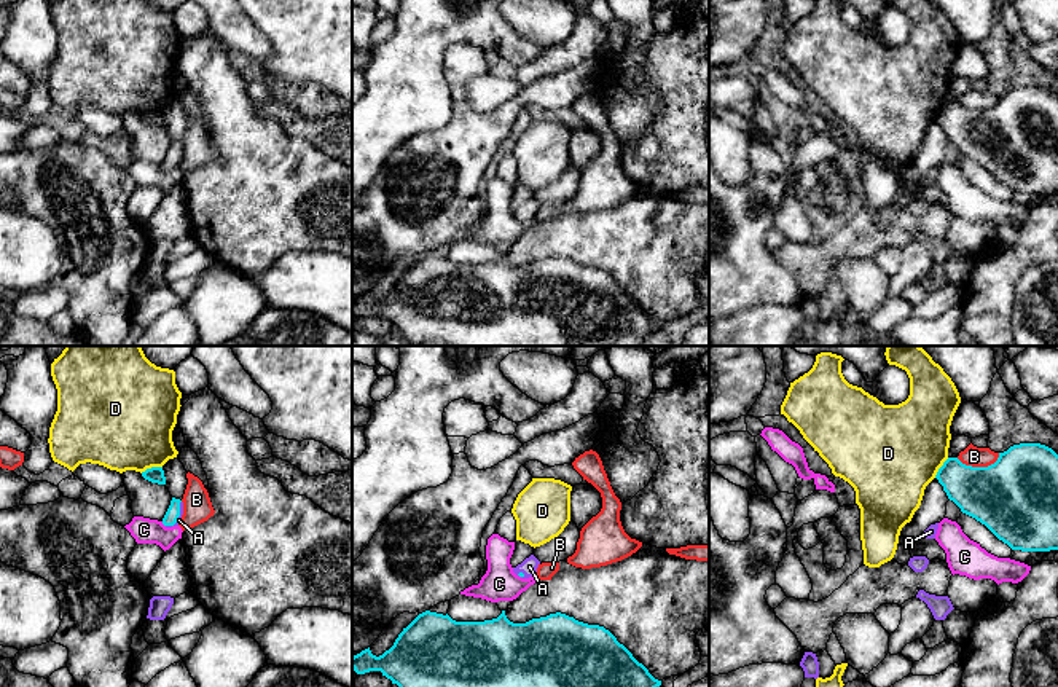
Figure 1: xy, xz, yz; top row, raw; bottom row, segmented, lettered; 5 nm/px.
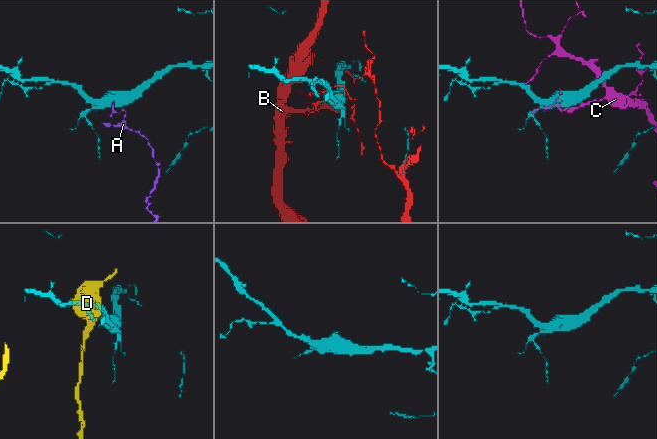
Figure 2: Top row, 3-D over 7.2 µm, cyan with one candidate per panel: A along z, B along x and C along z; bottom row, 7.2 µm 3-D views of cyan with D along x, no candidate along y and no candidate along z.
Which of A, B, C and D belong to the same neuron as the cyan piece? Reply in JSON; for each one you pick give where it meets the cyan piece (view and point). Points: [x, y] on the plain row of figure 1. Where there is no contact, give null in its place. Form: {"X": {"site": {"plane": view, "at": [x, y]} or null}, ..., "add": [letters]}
{"A": {"site": {"plane": "xy", "at": [179, 158]}}, "add": ["A"]}

